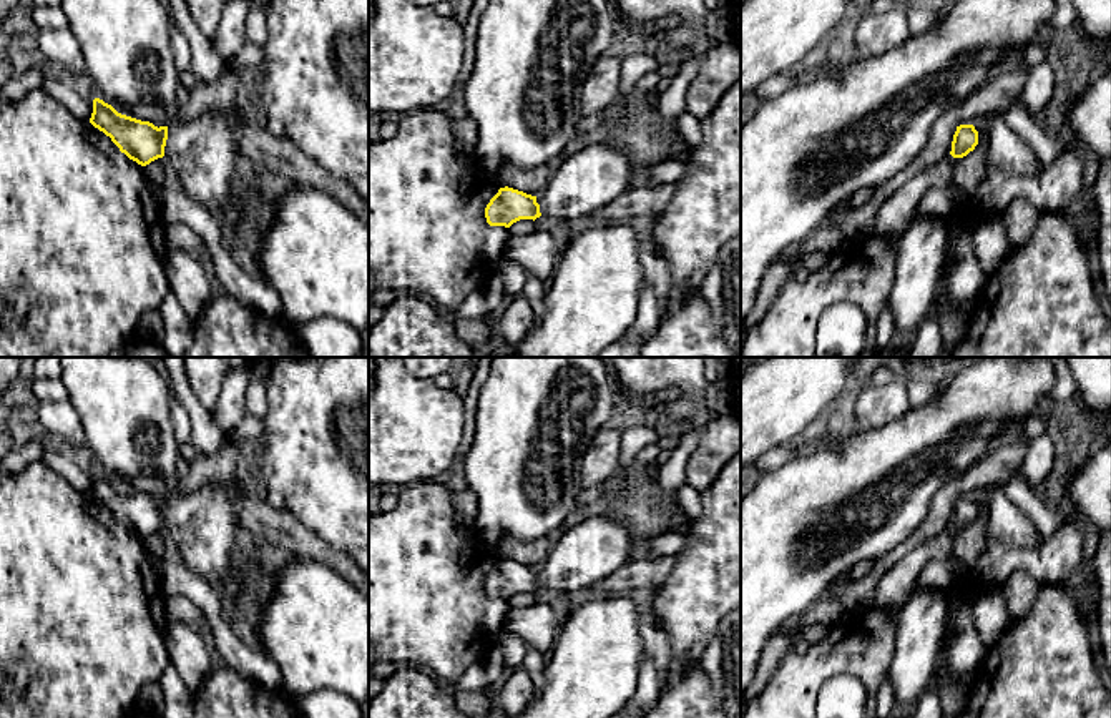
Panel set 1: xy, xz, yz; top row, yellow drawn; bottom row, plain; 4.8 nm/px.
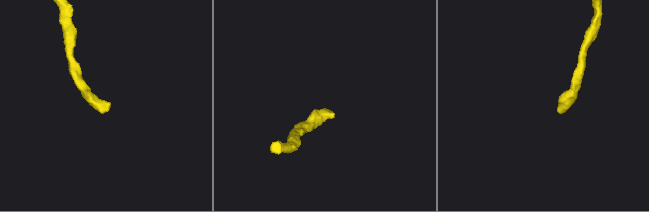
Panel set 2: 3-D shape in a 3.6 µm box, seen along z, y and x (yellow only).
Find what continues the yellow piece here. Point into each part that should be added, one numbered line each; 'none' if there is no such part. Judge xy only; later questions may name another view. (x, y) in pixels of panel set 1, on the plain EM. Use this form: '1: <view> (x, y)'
1: xy (203, 524)

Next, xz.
1: xz (597, 547)

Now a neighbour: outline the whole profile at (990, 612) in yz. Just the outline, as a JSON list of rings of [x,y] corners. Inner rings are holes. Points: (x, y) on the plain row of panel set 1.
[[[1000,583],[985,588],[972,585],[965,598],[972,607],[973,623],[990,650],[1011,623],[1003,590]]]

